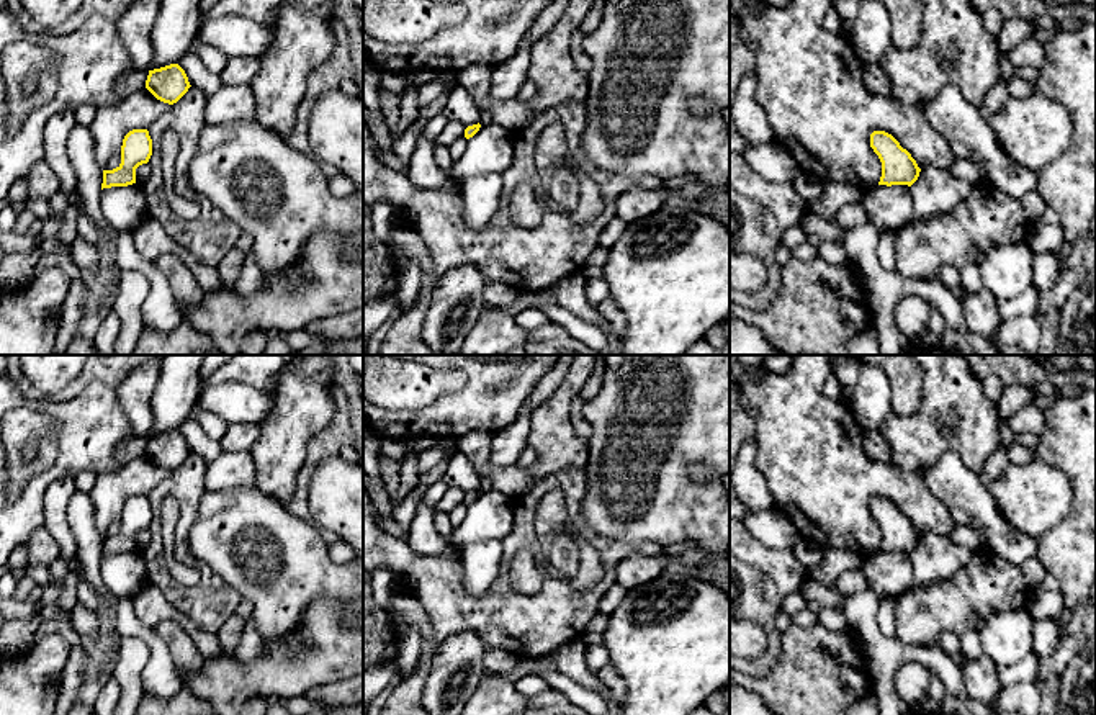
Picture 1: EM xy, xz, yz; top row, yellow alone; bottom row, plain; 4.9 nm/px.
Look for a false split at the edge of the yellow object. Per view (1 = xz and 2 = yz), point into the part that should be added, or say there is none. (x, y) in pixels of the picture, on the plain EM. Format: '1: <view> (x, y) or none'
1: none
2: none

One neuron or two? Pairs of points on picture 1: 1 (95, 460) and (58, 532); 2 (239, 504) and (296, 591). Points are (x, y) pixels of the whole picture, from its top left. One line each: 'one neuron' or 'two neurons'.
1: two neurons
2: one neuron

